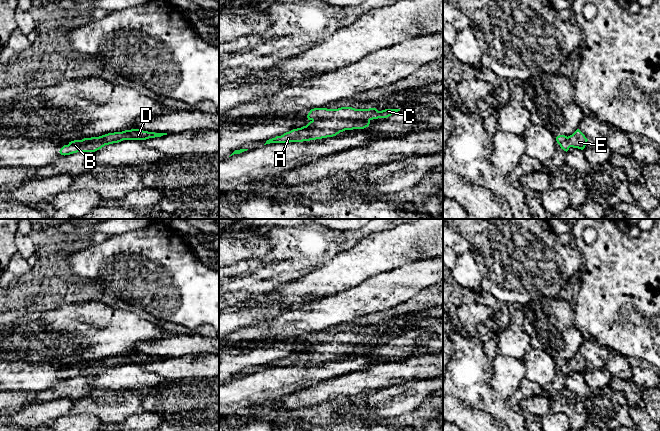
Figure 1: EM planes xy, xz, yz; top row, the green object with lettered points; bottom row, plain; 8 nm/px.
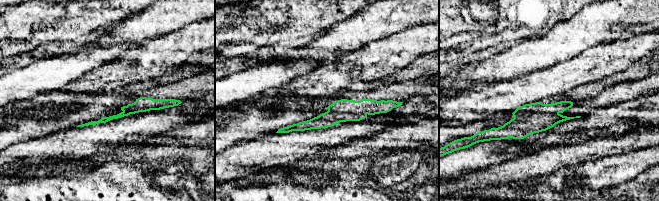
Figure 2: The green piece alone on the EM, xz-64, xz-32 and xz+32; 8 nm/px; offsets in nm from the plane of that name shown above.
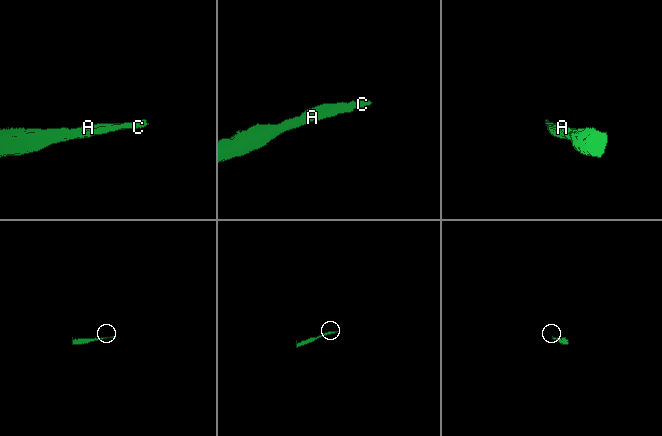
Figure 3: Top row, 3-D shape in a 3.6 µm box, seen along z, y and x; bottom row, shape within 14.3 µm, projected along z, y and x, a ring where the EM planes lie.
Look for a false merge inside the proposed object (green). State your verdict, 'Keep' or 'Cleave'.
Keep

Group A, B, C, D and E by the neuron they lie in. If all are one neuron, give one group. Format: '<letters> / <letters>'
A B C D E

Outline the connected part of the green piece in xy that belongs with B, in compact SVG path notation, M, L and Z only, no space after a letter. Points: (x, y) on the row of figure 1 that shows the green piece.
M139 129L125 130L122 132L108 133L99 137L74 140L60 149L61 155L70 155L77 152L95 152L105 145L118 143L123 140L146 140L149 138L161 137L167 133L148 132Z

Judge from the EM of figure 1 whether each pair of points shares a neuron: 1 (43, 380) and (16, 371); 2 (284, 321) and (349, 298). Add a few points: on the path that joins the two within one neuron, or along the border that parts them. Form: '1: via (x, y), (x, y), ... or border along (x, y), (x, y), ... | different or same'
1: via (36, 377), (23, 376) | same
2: via (300, 320), (333, 310) | same

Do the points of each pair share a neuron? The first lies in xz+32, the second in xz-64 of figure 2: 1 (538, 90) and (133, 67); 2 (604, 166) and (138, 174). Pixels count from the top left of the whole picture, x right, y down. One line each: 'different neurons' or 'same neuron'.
1: same neuron
2: different neurons

